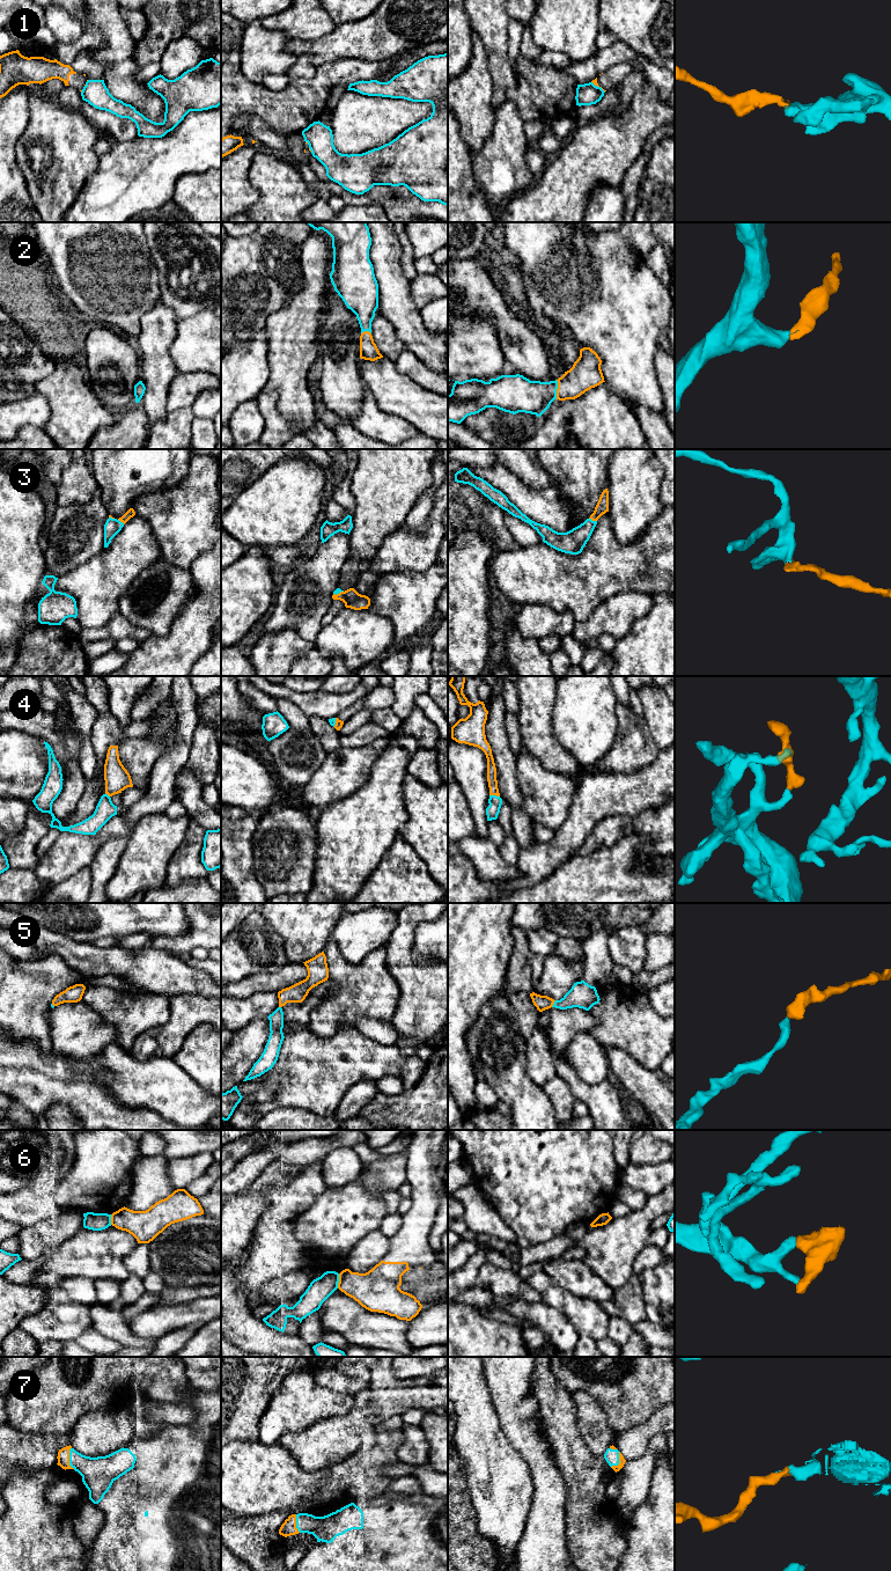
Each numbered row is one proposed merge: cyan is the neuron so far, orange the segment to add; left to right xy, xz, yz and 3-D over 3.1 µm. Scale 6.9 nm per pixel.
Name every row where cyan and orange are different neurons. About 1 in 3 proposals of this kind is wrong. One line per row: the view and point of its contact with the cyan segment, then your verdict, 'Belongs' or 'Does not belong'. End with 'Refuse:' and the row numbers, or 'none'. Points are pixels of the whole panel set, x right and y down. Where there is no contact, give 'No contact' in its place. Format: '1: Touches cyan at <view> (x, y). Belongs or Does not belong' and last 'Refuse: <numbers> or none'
1: Touches cyan at yz (598, 87). Does not belong
2: Touches cyan at yz (557, 388). Belongs
3: Touches cyan at yz (591, 520). Belongs
4: Touches cyan at yz (494, 795). Belongs
5: Touches cyan at yz (553, 1004). Belongs
6: Touches cyan at xz (338, 1280). Does not belong
7: Touches cyan at xy (70, 1459). Belongs
Refuse: 1, 6

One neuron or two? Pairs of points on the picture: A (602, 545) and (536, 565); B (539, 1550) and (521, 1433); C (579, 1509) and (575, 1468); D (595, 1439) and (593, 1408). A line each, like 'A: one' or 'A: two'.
A: one
B: one
C: one
D: one

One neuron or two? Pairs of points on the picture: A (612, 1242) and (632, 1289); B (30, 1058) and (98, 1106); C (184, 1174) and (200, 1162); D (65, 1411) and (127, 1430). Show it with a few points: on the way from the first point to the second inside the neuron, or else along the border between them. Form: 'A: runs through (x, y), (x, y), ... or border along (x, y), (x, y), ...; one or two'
A: border along (638, 1255), (633, 1263), (633, 1275), (615, 1290); two
B: border along (32, 1069), (49, 1077), (85, 1081); two
C: runs through (188, 1171), (197, 1165); one
D: border along (105, 1407), (88, 1410), (71, 1429); two

